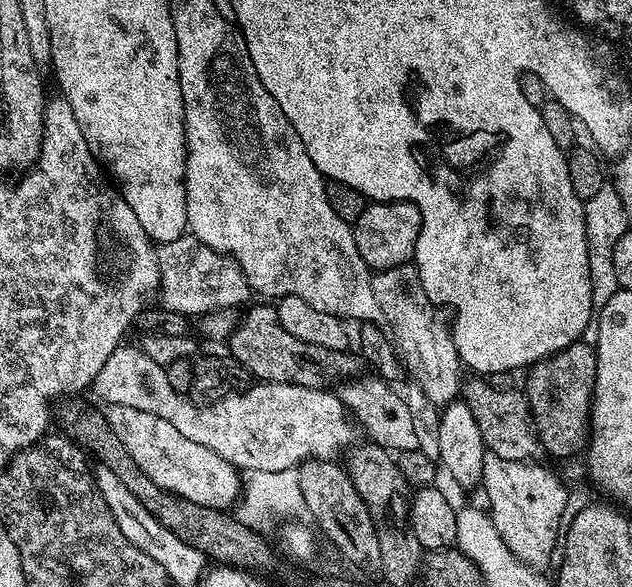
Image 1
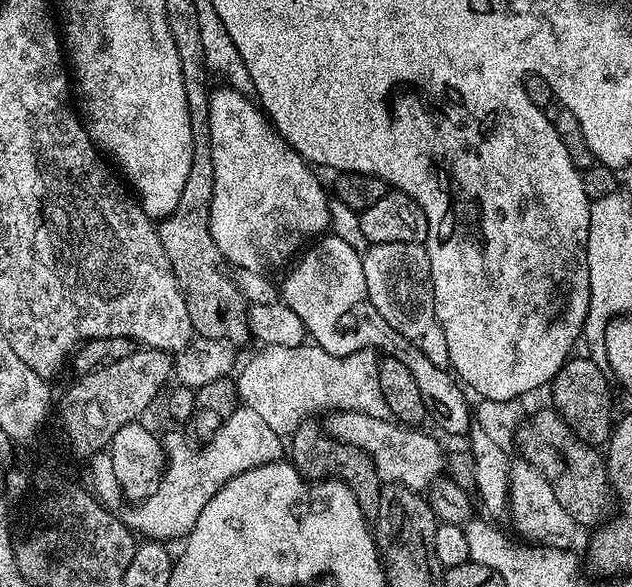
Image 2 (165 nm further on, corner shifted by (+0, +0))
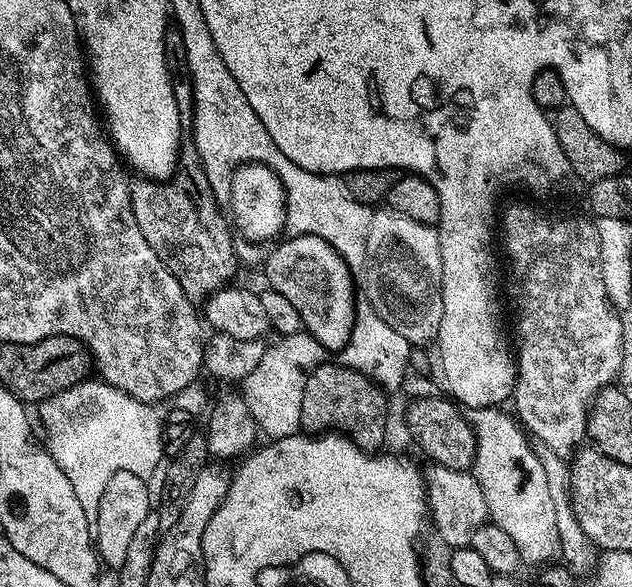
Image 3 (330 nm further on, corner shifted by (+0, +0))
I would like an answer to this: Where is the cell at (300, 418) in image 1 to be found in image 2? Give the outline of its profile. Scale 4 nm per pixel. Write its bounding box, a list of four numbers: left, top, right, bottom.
[326,411,446,493]

